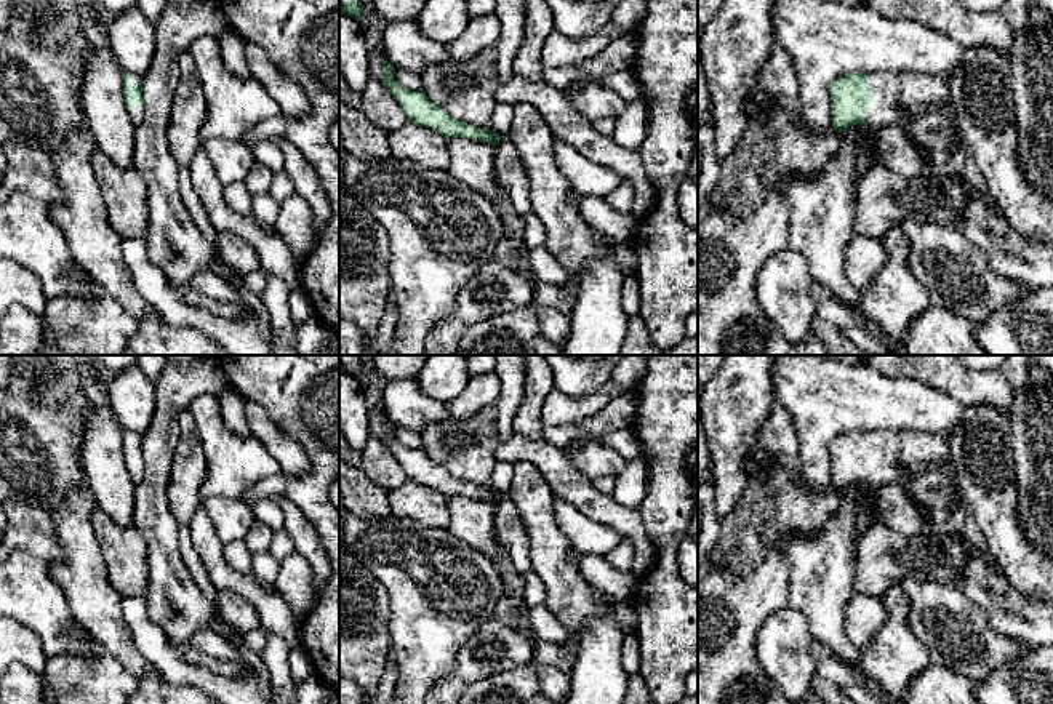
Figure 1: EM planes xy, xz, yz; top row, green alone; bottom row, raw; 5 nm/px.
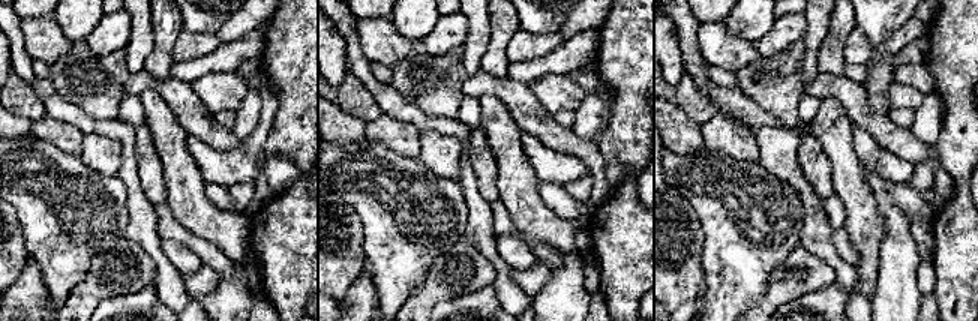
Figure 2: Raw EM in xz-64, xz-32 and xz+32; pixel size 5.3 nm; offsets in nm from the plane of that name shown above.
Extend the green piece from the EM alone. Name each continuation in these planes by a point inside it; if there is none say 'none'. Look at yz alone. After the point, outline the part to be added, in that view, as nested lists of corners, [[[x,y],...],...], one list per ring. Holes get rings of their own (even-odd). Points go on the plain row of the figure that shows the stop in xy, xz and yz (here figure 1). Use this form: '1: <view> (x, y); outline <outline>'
1: yz (898, 455); outline [[[923,430],[866,432],[874,459],[864,480],[874,485],[901,485],[909,477],[938,464],[943,474],[954,478],[949,442],[944,435]]]

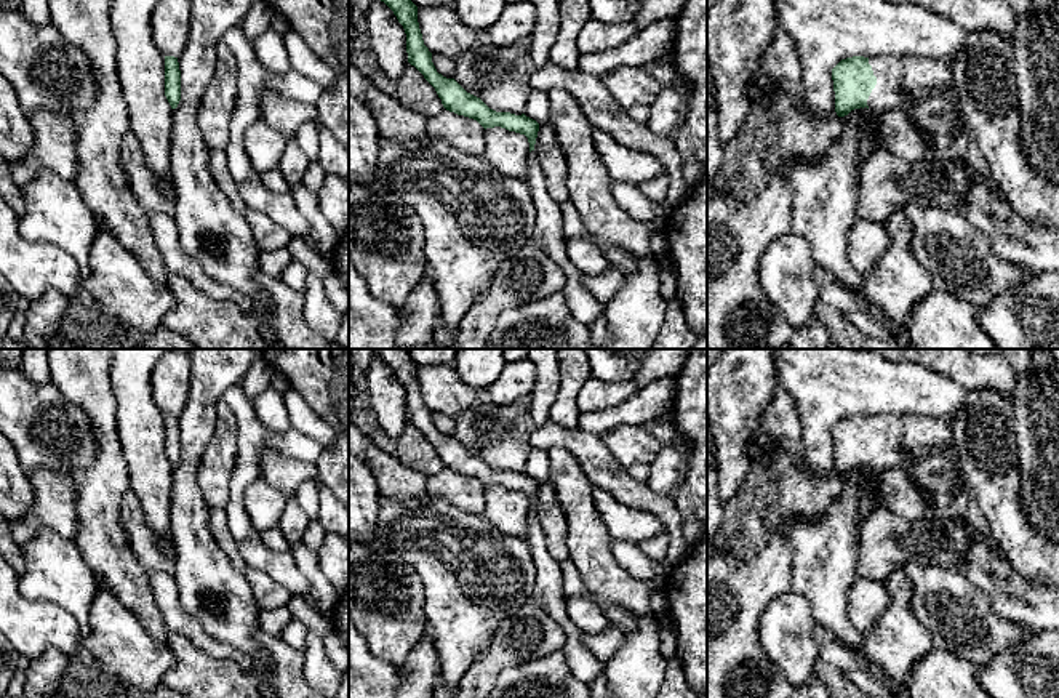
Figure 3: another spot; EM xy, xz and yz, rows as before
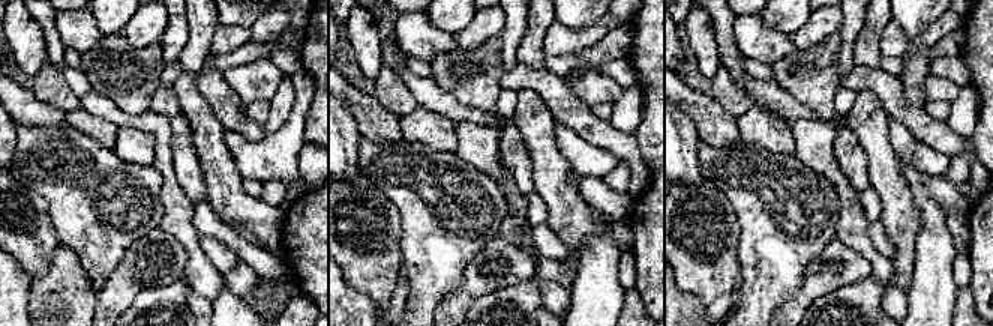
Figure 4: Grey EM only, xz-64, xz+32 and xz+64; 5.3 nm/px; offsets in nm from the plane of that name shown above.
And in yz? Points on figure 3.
1: yz (901, 439); outline [[[926,415],[869,416],[877,443],[867,464],[877,469],[904,469],[912,461],[941,448],[945,458],[957,463],[952,426],[947,419]]]

